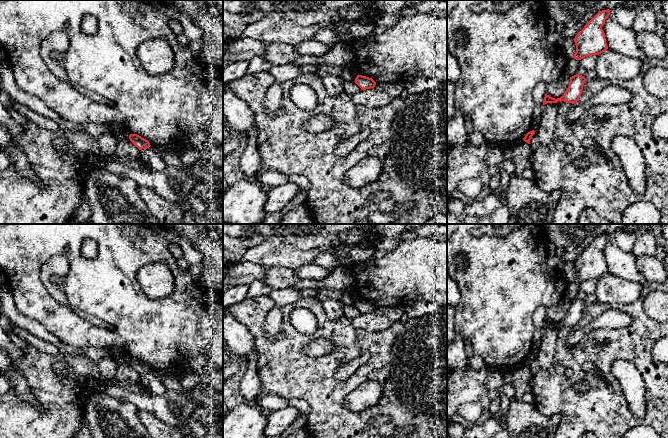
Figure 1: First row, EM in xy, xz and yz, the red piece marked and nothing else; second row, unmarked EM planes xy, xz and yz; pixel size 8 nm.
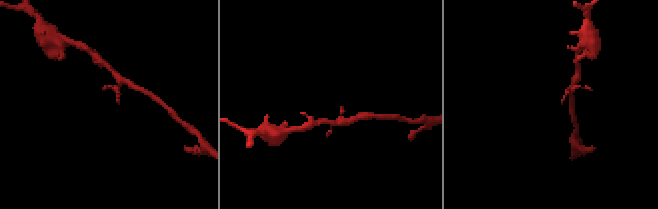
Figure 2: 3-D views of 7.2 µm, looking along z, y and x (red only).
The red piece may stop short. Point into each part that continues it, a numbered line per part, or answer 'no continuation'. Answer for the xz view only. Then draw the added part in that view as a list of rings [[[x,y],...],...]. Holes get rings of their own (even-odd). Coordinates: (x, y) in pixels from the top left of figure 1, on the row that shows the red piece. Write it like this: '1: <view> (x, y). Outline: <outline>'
no continuation

